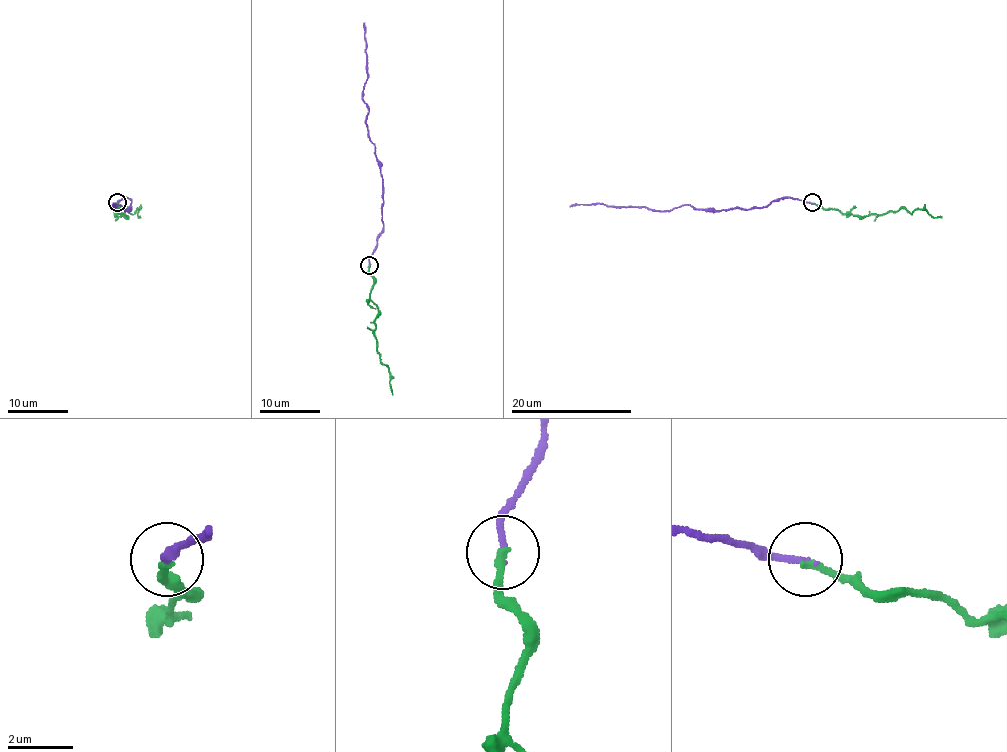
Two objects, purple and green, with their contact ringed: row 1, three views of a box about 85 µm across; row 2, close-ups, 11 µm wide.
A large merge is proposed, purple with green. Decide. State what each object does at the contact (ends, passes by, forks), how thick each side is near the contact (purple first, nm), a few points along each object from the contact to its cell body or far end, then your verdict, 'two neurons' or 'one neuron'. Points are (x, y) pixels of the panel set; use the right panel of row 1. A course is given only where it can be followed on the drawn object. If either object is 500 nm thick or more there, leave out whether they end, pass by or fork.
purple ends | green ends | 190/240 nm | purple via (812, 202), (781, 198), (765, 207), (740, 210), (686, 205), (669, 211), (602, 204), (569, 207) | green via (812, 202), (859, 216), (884, 214), (904, 208), (912, 214), (915, 210), (921, 210), (934, 217), (942, 216) | two neurons

